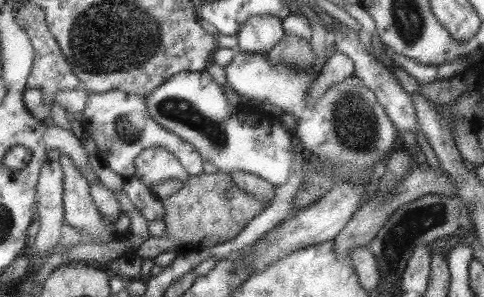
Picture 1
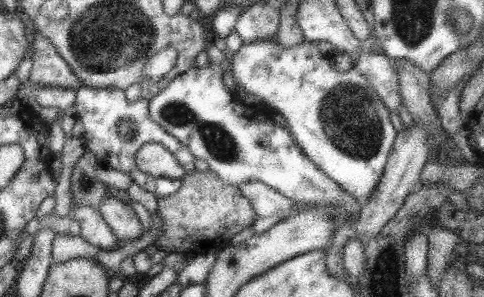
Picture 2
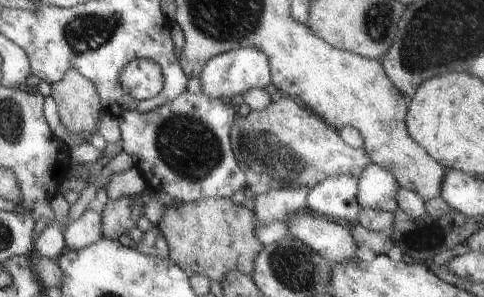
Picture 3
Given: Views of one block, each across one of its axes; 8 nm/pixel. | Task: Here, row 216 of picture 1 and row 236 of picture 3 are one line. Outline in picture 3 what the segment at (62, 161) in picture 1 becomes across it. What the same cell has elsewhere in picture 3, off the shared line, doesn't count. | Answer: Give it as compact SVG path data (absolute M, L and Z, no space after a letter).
M89 204L89 208L73 222L67 222L63 228L63 240L67 252L77 252L101 238L101 210L97 204Z

